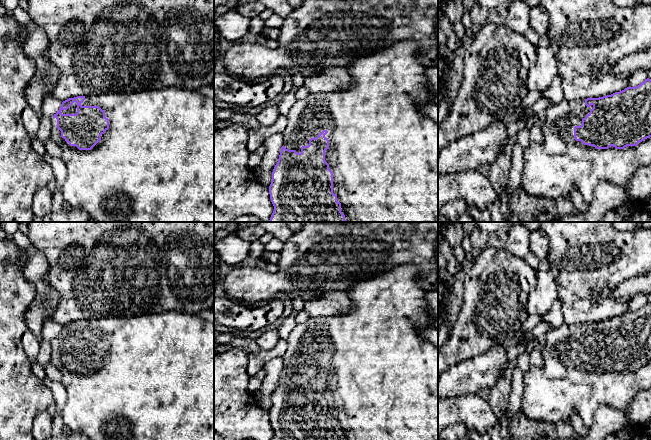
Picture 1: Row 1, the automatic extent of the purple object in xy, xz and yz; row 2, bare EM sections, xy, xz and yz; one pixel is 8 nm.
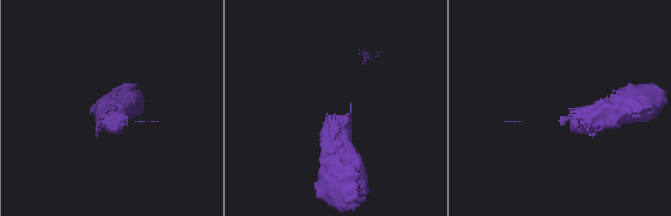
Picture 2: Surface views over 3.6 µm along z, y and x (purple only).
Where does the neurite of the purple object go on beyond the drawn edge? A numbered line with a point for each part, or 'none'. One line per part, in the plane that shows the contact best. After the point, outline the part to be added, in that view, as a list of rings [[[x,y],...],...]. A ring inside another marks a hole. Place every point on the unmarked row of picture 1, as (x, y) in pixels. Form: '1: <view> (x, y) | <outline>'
1: xz (383, 374) | [[[403,264],[392,270],[375,275],[356,283],[347,292],[353,309],[350,313],[340,316],[310,318],[297,324],[287,339],[288,348],[284,354],[283,370],[301,377],[302,370],[308,370],[311,362],[316,362],[323,354],[328,357],[329,372],[325,375],[325,385],[333,396],[333,417],[341,427],[341,436],[345,440],[438,440],[438,347],[434,346],[421,333],[422,328],[434,327],[434,318],[427,311],[426,290],[417,284],[417,268],[412,264]]]

